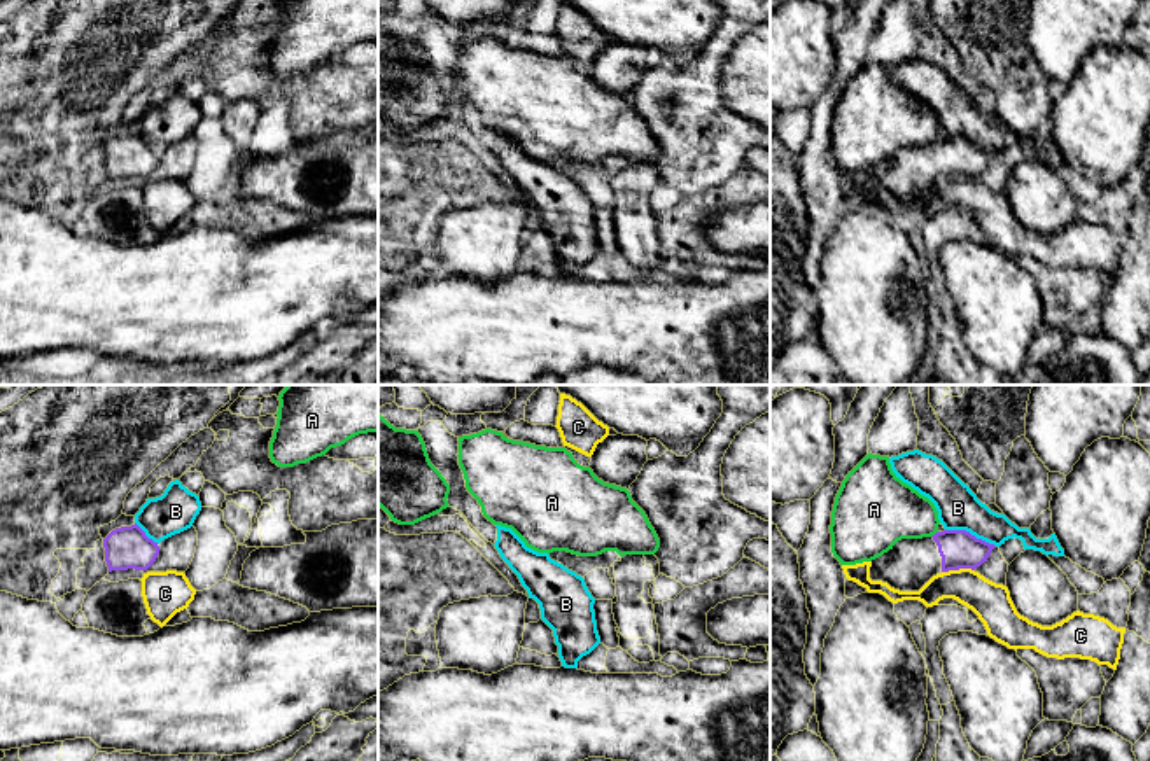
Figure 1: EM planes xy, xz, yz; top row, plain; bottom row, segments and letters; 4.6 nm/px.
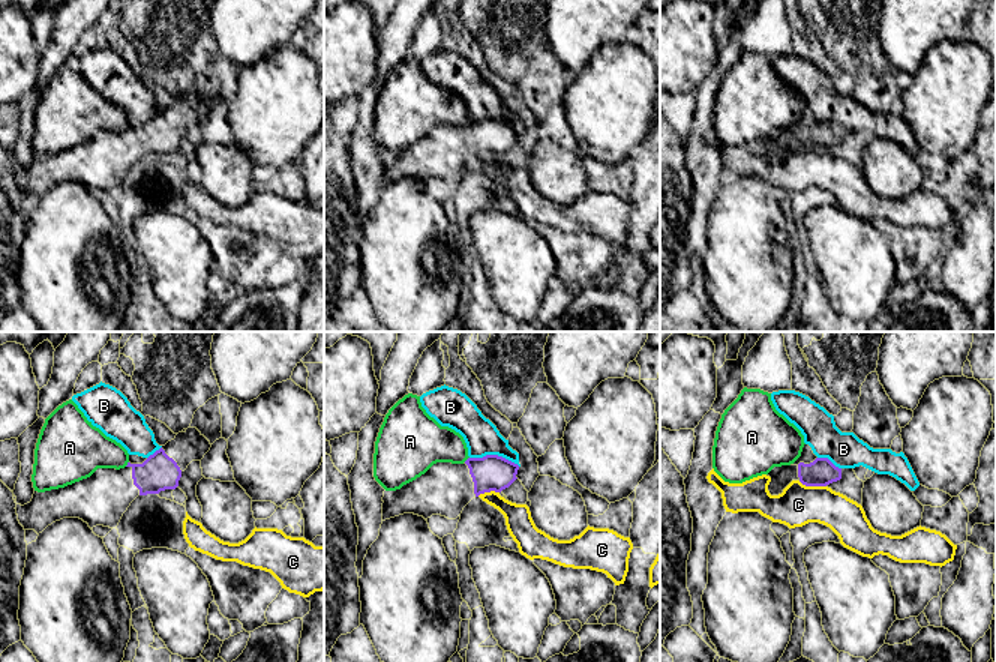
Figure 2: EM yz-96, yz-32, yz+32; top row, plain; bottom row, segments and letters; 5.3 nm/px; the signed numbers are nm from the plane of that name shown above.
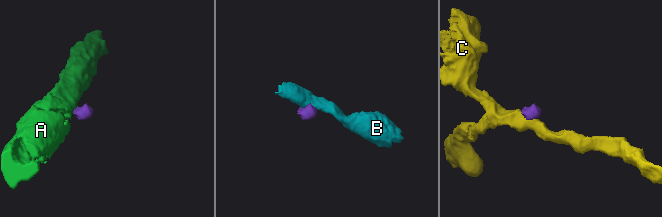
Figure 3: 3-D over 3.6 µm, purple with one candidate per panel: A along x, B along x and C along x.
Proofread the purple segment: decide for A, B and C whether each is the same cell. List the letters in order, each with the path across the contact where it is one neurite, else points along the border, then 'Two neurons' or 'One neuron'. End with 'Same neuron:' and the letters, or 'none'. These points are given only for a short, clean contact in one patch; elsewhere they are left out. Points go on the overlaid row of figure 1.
A: Boundary: yz (937, 530), (930, 536). Two neurons
B: Boundary: yz (946, 529), (965, 529), (995, 546). Two neurons
C: Boundary: yz (974, 569), (949, 569), (942, 572). Two neurons
Same neuron: none

